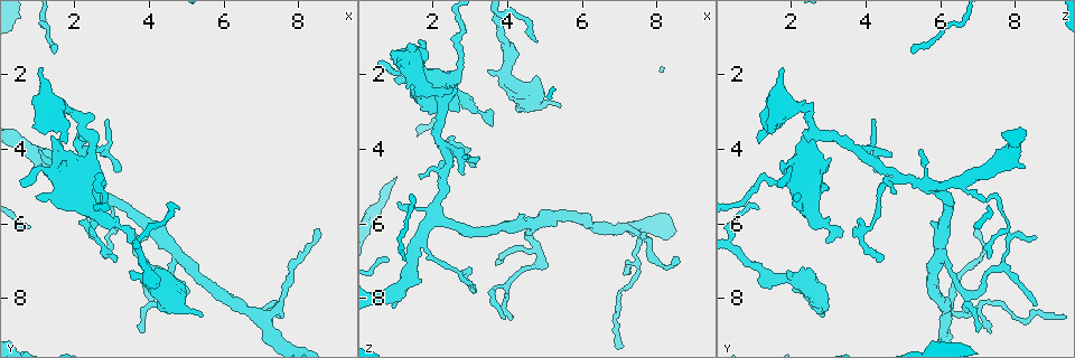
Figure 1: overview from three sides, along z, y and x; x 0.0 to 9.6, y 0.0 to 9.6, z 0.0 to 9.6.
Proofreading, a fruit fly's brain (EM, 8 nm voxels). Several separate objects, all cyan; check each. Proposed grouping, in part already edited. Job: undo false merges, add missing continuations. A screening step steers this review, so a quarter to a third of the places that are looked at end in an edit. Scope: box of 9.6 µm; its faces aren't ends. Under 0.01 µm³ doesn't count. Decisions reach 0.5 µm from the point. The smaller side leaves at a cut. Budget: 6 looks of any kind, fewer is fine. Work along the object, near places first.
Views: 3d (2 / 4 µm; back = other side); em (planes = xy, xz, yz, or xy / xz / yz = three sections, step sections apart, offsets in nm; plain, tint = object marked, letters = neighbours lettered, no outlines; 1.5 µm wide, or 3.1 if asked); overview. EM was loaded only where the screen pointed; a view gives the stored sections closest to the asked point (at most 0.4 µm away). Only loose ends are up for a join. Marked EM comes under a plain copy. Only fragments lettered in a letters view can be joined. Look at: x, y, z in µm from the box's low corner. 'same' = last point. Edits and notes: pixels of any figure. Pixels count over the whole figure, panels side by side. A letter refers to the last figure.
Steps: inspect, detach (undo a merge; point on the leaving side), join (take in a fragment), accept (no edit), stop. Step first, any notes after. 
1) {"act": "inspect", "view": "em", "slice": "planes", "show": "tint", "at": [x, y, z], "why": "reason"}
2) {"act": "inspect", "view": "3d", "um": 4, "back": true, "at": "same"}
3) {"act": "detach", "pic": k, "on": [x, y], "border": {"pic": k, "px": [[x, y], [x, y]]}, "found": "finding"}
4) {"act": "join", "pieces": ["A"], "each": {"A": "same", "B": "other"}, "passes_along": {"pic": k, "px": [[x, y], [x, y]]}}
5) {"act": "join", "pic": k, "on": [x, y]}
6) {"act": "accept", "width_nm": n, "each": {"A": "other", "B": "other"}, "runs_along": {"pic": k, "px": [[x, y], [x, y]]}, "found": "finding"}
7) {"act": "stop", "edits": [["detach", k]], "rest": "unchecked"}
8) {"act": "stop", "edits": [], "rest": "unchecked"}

{"act": "inspect", "view": "em", "slice": "xy", "step": 8, "show": "tint", "at": [2.65, 4.85, 1.85], "why": "sudden change in width"}

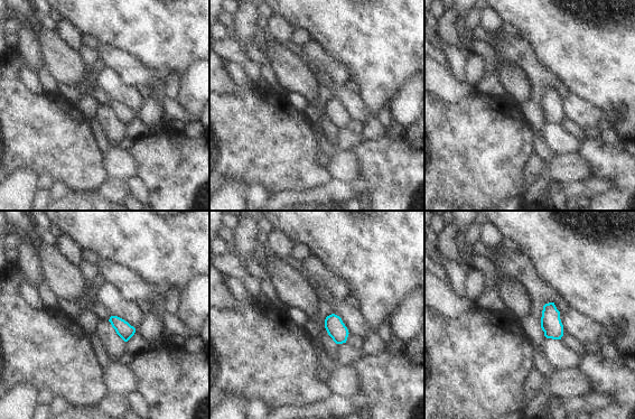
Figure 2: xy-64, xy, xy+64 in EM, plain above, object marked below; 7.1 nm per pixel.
{"act": "inspect", "view": "em", "slice": "xz", "step": 4, "show": "letters", "at": "same"}

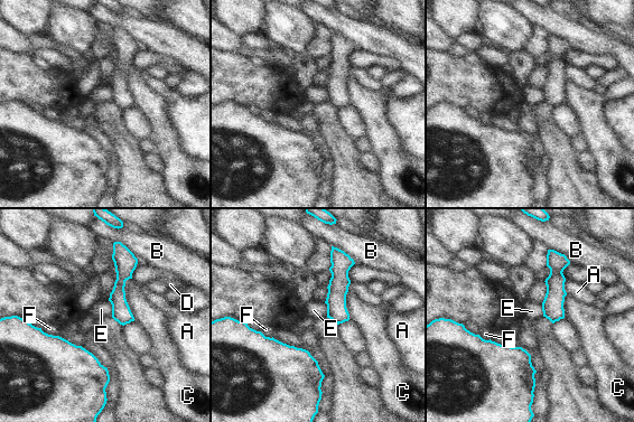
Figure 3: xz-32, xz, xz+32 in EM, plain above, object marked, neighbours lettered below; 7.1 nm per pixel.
{"act": "accept", "each": {"A": "other", "B": "other", "C": "other", "D": "other", "E": "other", "F": "other"}, "border": {"pic": 3, "px": [[108, 300], [112, 307], [112, 316]]}, "found": "continuous, no second cell"}

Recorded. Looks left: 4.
{"act": "inspect", "view": "em", "slice": "xy", "step": 8, "show": "tint", "at": [3.80, 8.85, 7.00], "why": "thin end"}

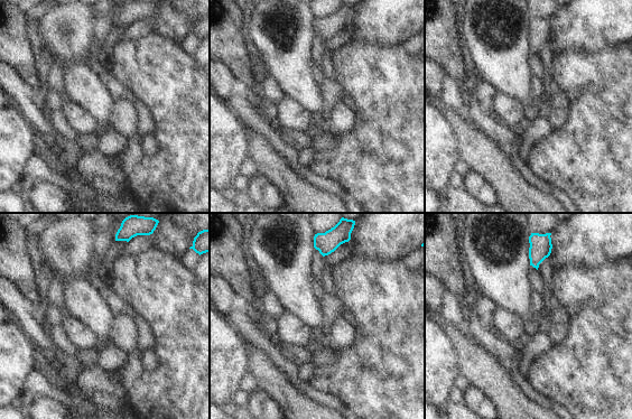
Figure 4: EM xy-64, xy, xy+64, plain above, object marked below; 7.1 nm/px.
{"act": "inspect", "view": "em", "slice": "planes", "show": "letters", "at": "same"}

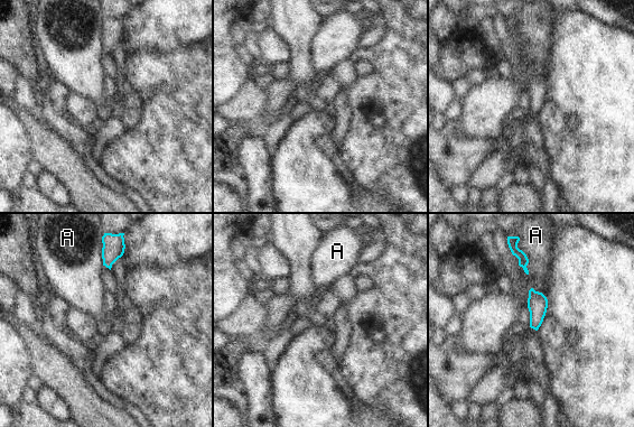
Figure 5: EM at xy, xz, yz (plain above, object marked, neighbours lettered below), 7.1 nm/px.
{"act": "accept", "width_nm": 140, "each": {"A": "other"}, "border": {"pic": 5, "px": [[516, 246], [528, 259], [528, 275]]}, "found": "no lettered fragment goes on from it"}

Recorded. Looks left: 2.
{"act": "inspect", "view": "em", "slice": "yz", "step": 4, "show": "tint", "at": [6.90, 8.45, 6.20], "why": "four arms meet"}

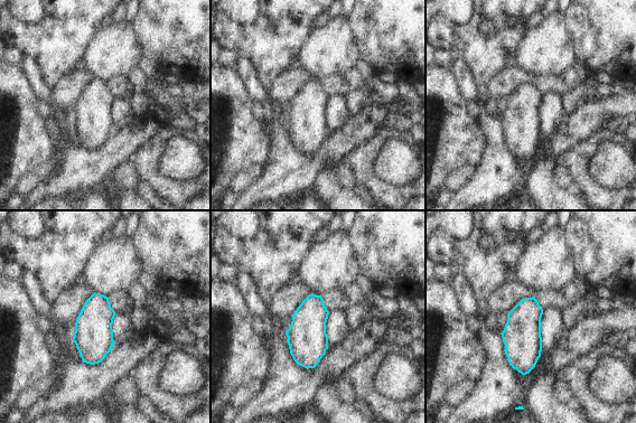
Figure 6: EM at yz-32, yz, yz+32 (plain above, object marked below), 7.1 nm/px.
{"act": "inspect", "view": "em", "slice": "planes", "show": "letters", "at": "same", "why": "another direction"}

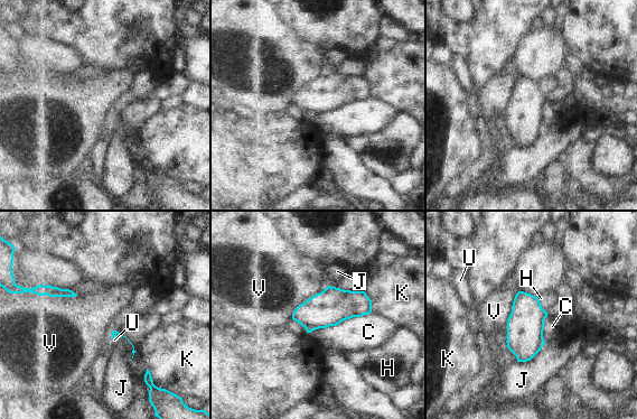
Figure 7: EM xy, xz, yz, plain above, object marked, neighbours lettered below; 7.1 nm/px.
{"act": "accept", "width_nm": 260, "each": {"C": "other", "H": "other", "J": "other", "K": "other", "U": "other", "V": "other"}, "border": {"pic": 7, "px": [[371, 312], [310, 332]]}, "found": "one cell here"}

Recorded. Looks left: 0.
{"act": "stop", "edits": [], "rest": "unchecked"}

